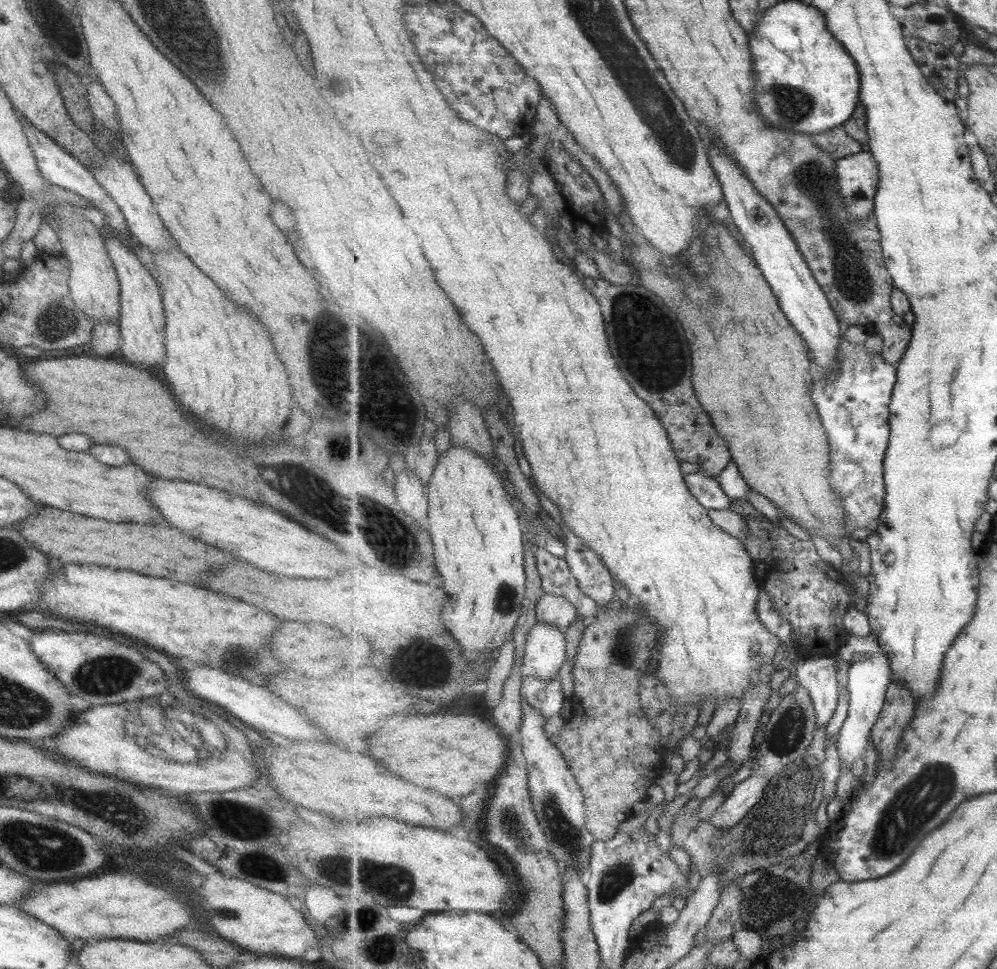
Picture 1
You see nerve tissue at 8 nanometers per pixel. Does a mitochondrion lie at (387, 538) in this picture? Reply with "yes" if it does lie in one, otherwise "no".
yes

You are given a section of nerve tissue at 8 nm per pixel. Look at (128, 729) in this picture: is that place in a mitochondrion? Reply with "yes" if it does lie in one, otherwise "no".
no

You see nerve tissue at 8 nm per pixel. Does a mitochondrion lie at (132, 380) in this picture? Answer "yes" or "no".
no

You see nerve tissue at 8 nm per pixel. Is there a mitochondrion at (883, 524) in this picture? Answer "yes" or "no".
no

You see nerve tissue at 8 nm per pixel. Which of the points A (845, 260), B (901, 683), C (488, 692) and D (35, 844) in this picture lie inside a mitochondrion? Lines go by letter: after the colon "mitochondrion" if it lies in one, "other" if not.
A: mitochondrion
B: other
C: other
D: mitochondrion

